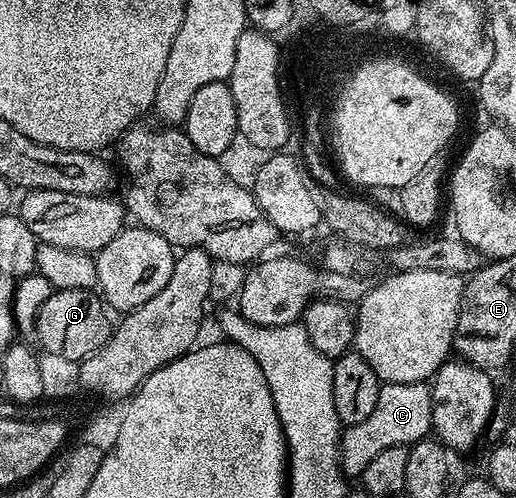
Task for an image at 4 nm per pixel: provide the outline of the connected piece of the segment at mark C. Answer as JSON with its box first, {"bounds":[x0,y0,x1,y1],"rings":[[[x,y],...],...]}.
{"bounds":[339,382,432,479],"rings":[[[389,382],[380,385],[377,404],[373,412],[361,424],[346,427],[339,435],[339,465],[343,467],[348,479],[358,479],[365,472],[367,465],[372,462],[385,448],[394,446],[412,447],[417,442],[432,433],[431,417],[431,387],[427,382],[413,384],[397,384]]]}

